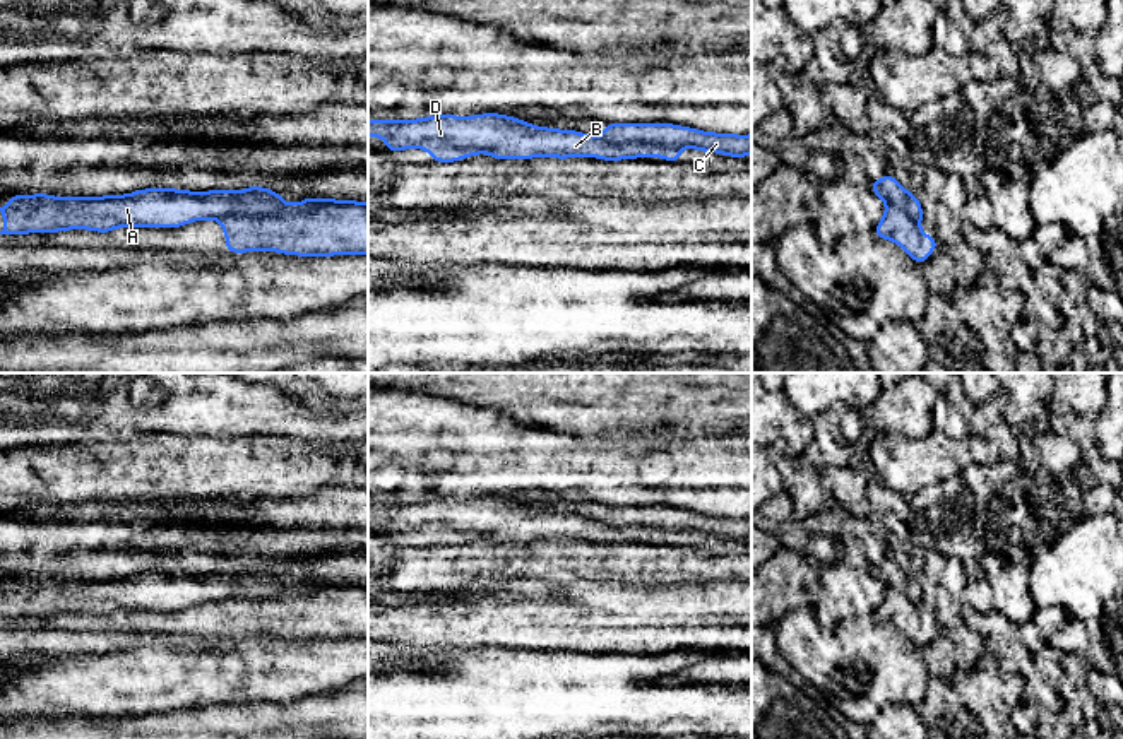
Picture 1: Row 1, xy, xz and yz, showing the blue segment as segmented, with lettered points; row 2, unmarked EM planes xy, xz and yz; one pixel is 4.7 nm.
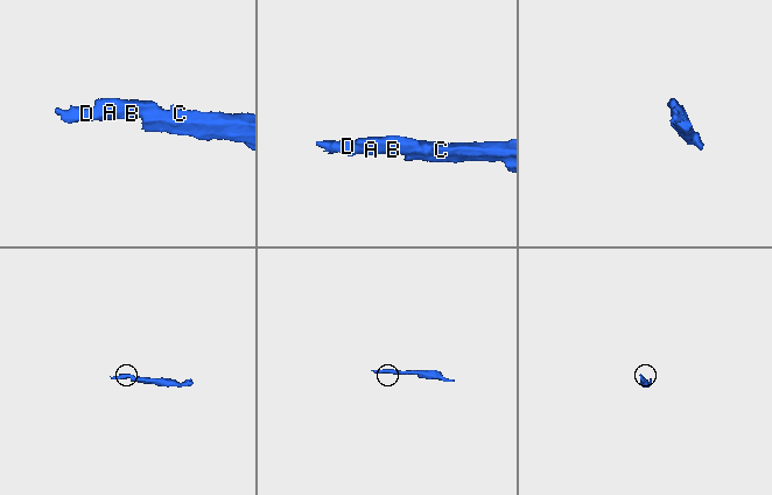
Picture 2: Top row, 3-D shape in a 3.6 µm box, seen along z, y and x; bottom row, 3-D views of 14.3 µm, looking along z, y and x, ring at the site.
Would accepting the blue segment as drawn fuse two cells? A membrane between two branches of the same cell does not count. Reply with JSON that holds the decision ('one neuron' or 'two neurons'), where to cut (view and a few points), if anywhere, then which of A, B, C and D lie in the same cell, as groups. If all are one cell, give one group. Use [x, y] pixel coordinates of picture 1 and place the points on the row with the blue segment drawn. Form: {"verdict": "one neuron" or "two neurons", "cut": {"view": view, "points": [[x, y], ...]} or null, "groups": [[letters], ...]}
{"verdict": "two neurons", "cut": {"view": "xz", "points": [[601, 137], [612, 142], [654, 142], [678, 149]]}, "groups": [["A", "B", "D"], ["C"]]}

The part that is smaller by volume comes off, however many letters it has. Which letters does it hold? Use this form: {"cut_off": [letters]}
{"cut_off": ["A", "B", "D"]}

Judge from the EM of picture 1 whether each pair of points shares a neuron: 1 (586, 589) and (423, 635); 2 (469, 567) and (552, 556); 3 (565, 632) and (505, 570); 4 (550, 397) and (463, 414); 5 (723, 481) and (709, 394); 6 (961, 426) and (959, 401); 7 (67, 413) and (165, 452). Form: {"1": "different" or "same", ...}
{"1": "same", "2": "same", "3": "different", "4": "different", "5": "different", "6": "same", "7": "different"}

